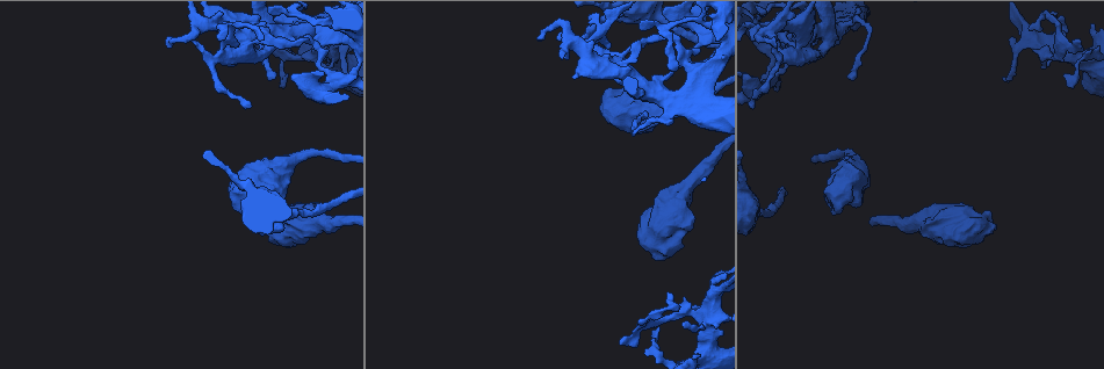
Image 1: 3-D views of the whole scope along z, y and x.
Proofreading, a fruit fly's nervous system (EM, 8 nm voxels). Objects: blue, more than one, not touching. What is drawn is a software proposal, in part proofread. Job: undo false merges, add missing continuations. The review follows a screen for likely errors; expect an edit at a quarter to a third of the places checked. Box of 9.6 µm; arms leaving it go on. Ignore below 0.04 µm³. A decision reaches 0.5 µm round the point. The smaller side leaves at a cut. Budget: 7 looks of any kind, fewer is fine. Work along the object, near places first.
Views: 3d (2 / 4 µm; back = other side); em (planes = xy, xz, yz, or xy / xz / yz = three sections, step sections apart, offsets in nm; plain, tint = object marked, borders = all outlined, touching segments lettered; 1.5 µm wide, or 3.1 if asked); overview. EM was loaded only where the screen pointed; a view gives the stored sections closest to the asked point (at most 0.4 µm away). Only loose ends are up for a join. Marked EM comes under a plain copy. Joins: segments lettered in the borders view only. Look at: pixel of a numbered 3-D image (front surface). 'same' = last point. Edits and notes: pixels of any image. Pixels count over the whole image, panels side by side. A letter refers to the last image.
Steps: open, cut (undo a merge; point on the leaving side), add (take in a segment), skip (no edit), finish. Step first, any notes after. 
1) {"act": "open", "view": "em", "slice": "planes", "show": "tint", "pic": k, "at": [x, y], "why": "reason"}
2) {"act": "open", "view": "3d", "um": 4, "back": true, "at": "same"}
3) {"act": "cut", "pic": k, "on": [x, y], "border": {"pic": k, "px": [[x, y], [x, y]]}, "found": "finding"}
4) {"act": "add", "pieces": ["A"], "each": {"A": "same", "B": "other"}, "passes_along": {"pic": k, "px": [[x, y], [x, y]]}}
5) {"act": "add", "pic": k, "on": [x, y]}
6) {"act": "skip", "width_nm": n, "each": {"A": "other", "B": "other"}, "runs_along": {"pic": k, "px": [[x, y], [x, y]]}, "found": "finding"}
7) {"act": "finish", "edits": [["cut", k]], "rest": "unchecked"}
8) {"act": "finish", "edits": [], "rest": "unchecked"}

{"act": "open", "view": "em", "um": 3.1, "slice": "planes", "show": "borders", "pic": 1, "at": [274, 74], "why": "branch stops here"}

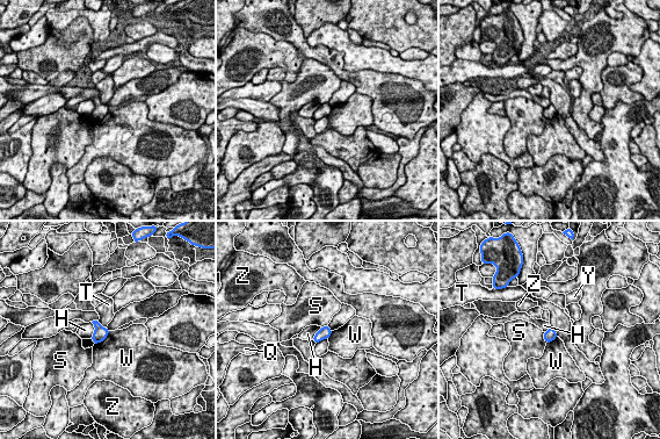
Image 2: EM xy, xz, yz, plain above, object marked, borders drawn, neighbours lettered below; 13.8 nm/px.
{"act": "skip", "each": {"H": "other", "Q": "other", "S": "other", "T": "other", "W": "other", "Y": "other", "Z": "other"}, "border": {"pic": 2, "px": [[91, 322], [94, 328], [92, 338]]}, "found": "none of them fits"}

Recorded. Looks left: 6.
{"act": "open", "view": "em", "slice": "yz", "step": 4, "show": "tint", "pic": 1, "at": [284, 87], "why": "free end"}

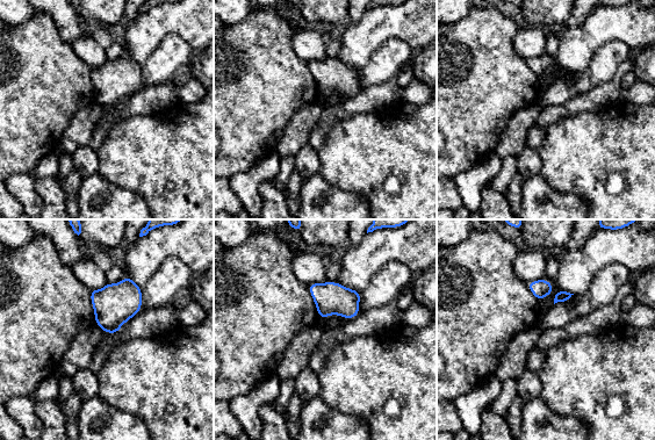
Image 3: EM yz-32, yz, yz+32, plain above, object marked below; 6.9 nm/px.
{"act": "open", "view": "em", "slice": "planes", "show": "borders", "at": "same"}

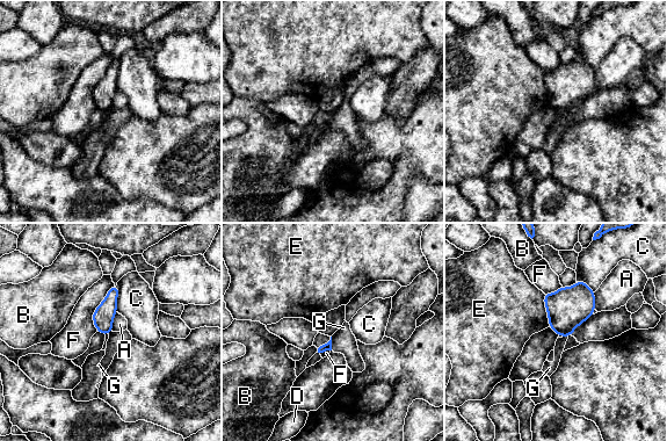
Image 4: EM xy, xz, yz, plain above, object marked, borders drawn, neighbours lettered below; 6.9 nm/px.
{"act": "skip", "each": {"A": "other", "B": "other", "C": "other", "D": "other", "E": "other", "F": "other", "G": "other"}, "border": {"pic": 4, "px": [[331, 337], [332, 349]]}, "found": "none of them fits"}

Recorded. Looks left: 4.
{"act": "open", "view": "em", "um": 3.1, "slice": "xz", "step": 16, "show": "tint", "pic": 1, "at": [657, 15], "why": "sudden change in width"}

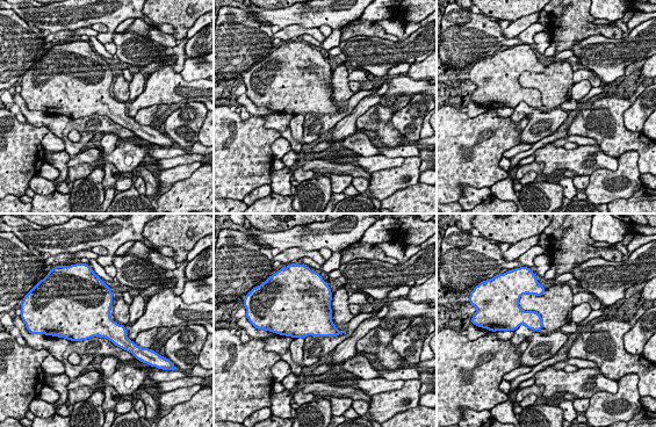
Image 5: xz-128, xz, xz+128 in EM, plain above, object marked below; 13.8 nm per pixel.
{"act": "open", "view": "em", "um": 3.1, "slice": "planes", "show": "borders", "at": "same"}

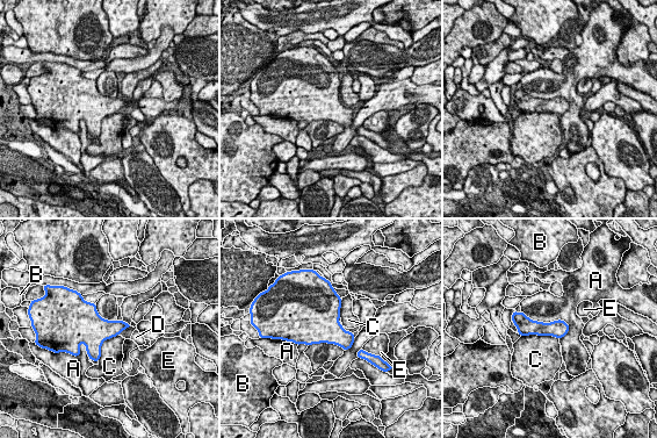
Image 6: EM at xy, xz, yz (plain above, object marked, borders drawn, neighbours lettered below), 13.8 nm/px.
{"act": "skip", "each": {"A": "other", "B": "other", "C": "other", "D": "other", "E": "other"}, "border": {"pic": 6, "px": [[521, 335], [551, 335], [558, 339]]}, "found": "continuous, no second neuron"}

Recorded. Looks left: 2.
{"act": "finish", "edits": [], "rest": "unchecked"}

